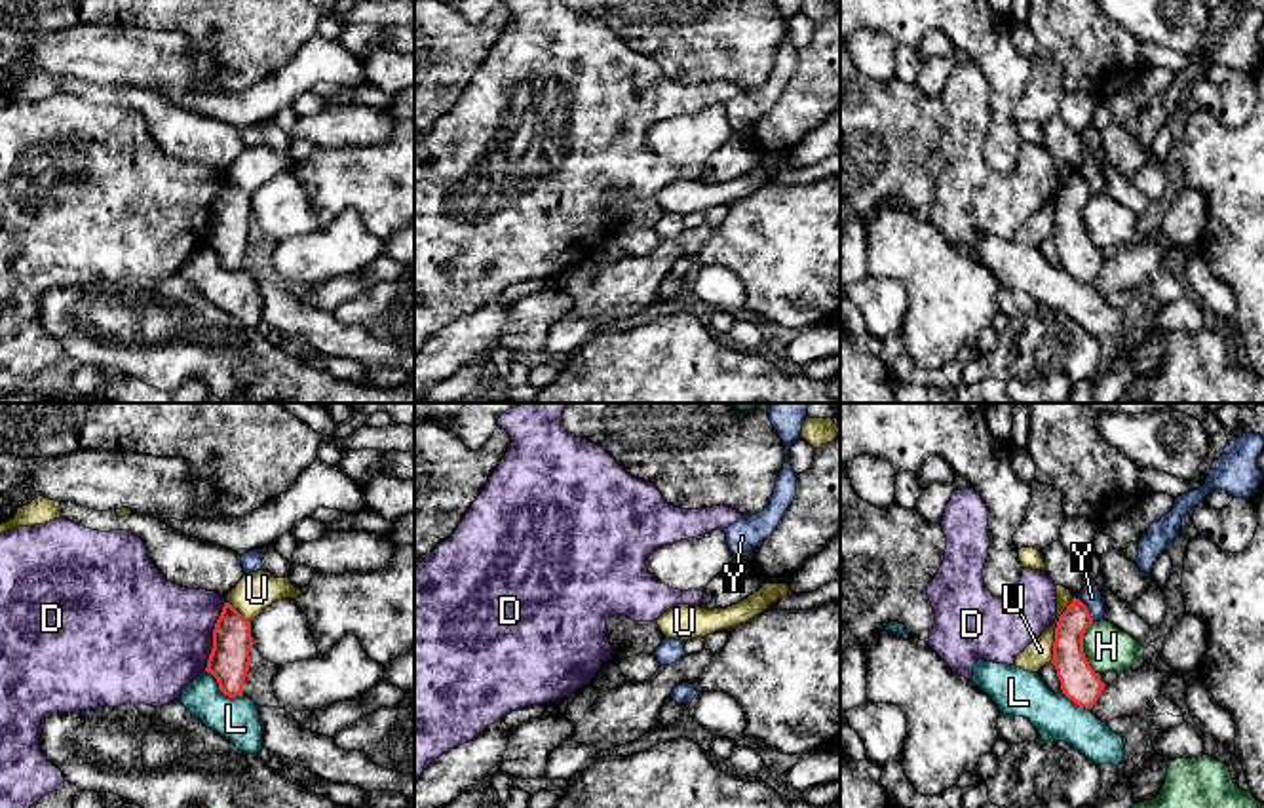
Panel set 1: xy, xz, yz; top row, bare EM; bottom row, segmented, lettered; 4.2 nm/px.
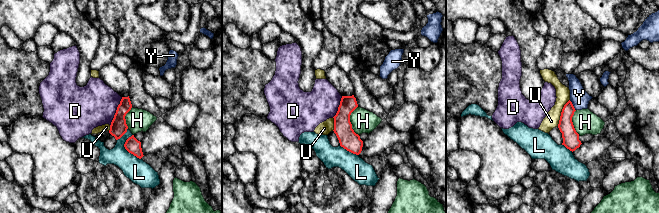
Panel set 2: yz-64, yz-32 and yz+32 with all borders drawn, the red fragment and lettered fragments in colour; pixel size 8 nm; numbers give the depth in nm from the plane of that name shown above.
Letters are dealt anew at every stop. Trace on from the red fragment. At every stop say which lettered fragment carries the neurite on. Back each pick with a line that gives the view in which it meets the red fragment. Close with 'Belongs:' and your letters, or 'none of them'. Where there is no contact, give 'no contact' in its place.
Belongs: none of them

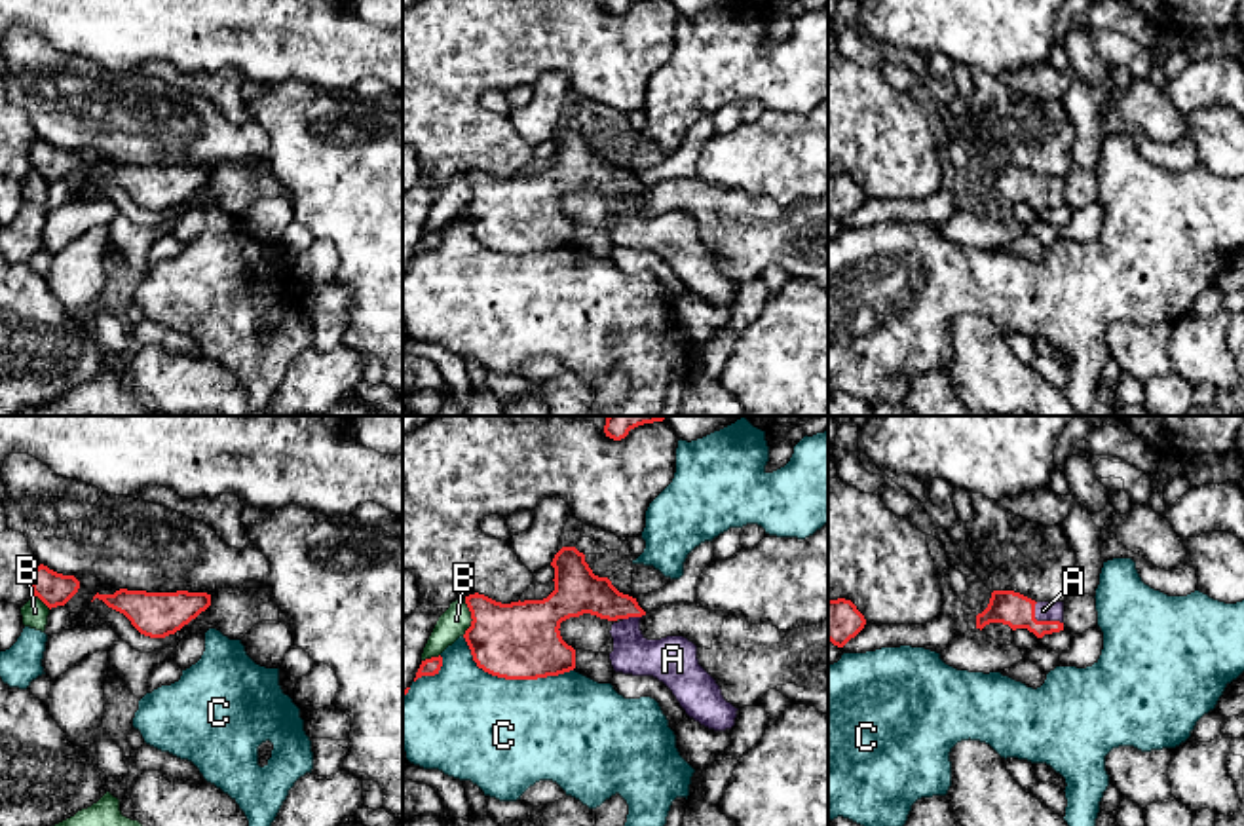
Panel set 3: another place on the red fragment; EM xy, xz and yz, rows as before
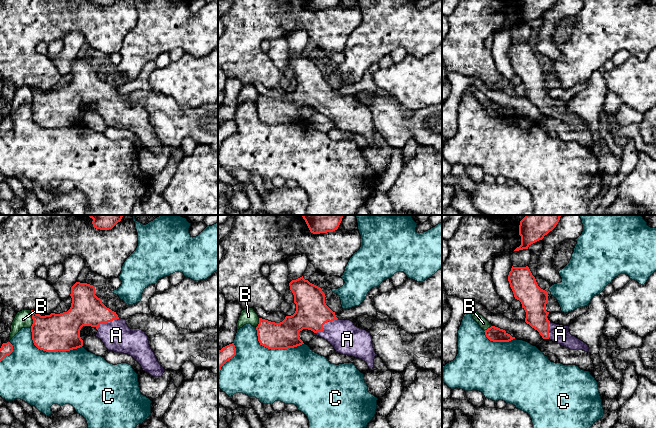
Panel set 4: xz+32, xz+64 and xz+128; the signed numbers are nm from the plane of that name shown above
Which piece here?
A: yz
Belongs: A

